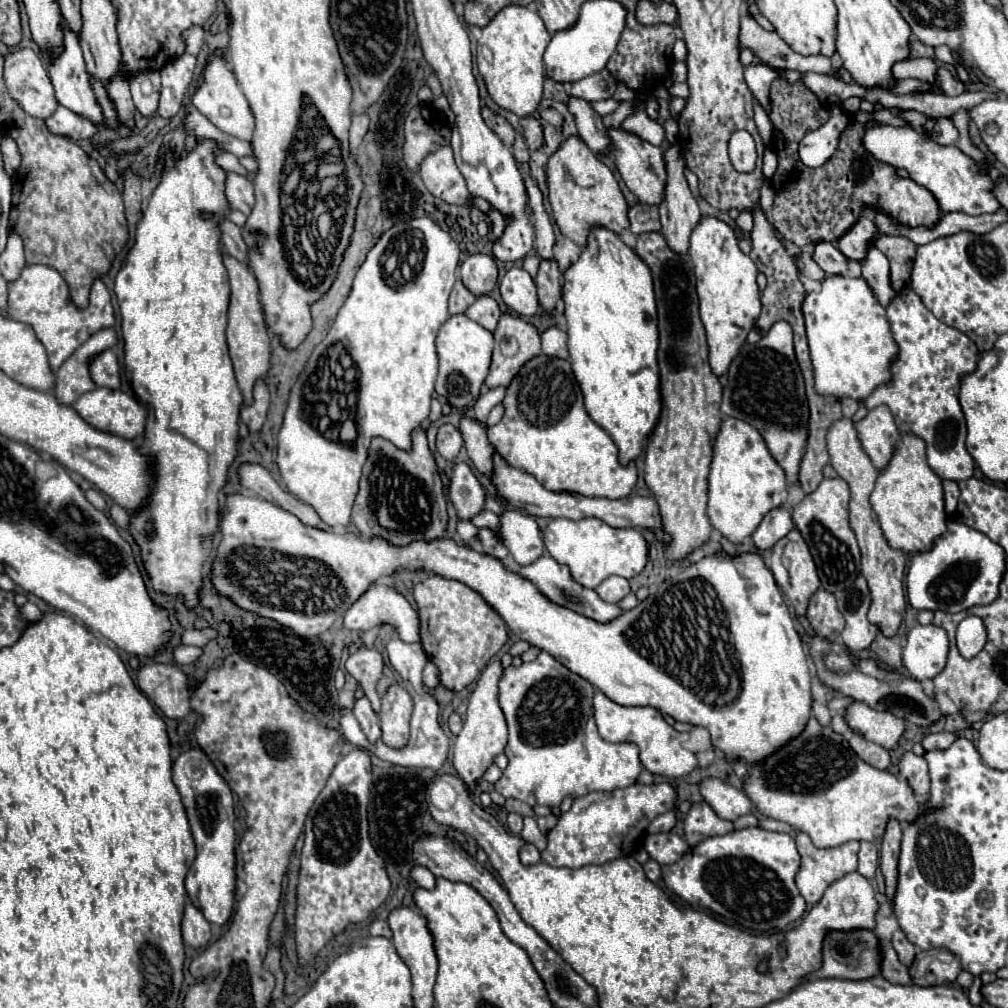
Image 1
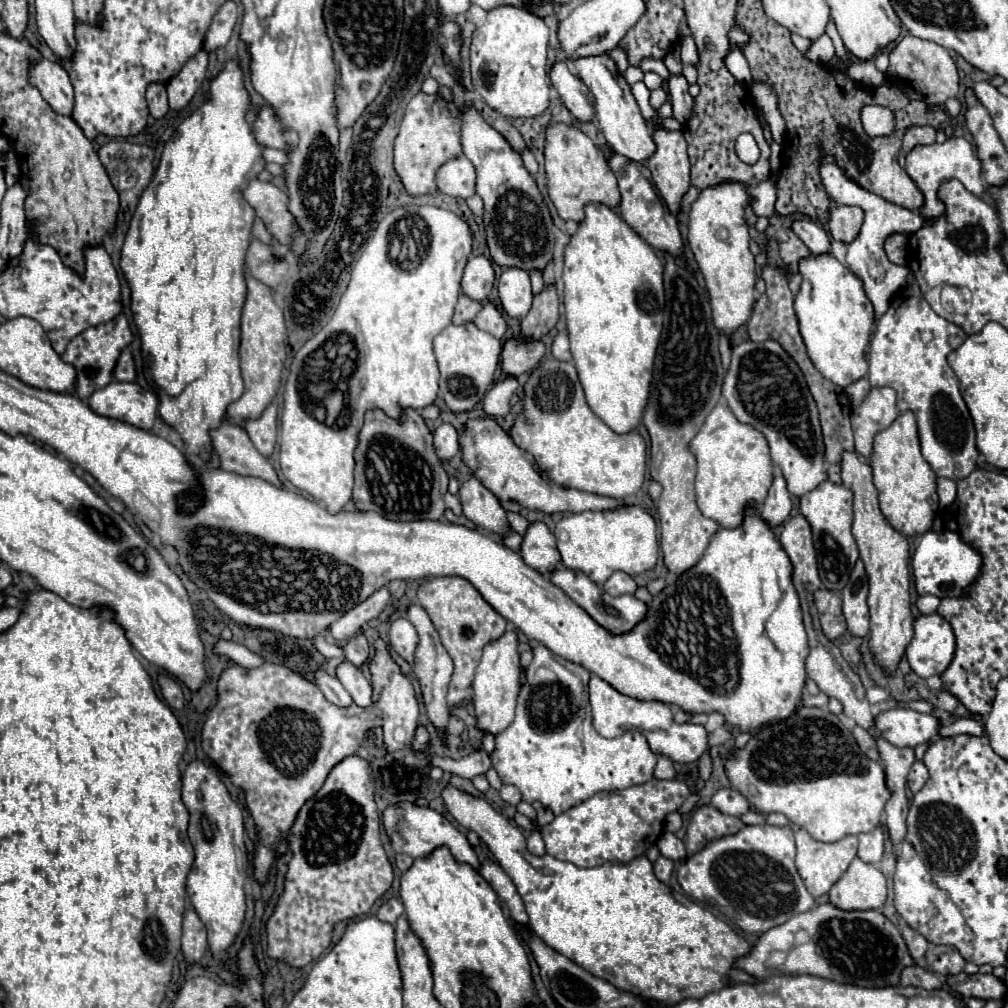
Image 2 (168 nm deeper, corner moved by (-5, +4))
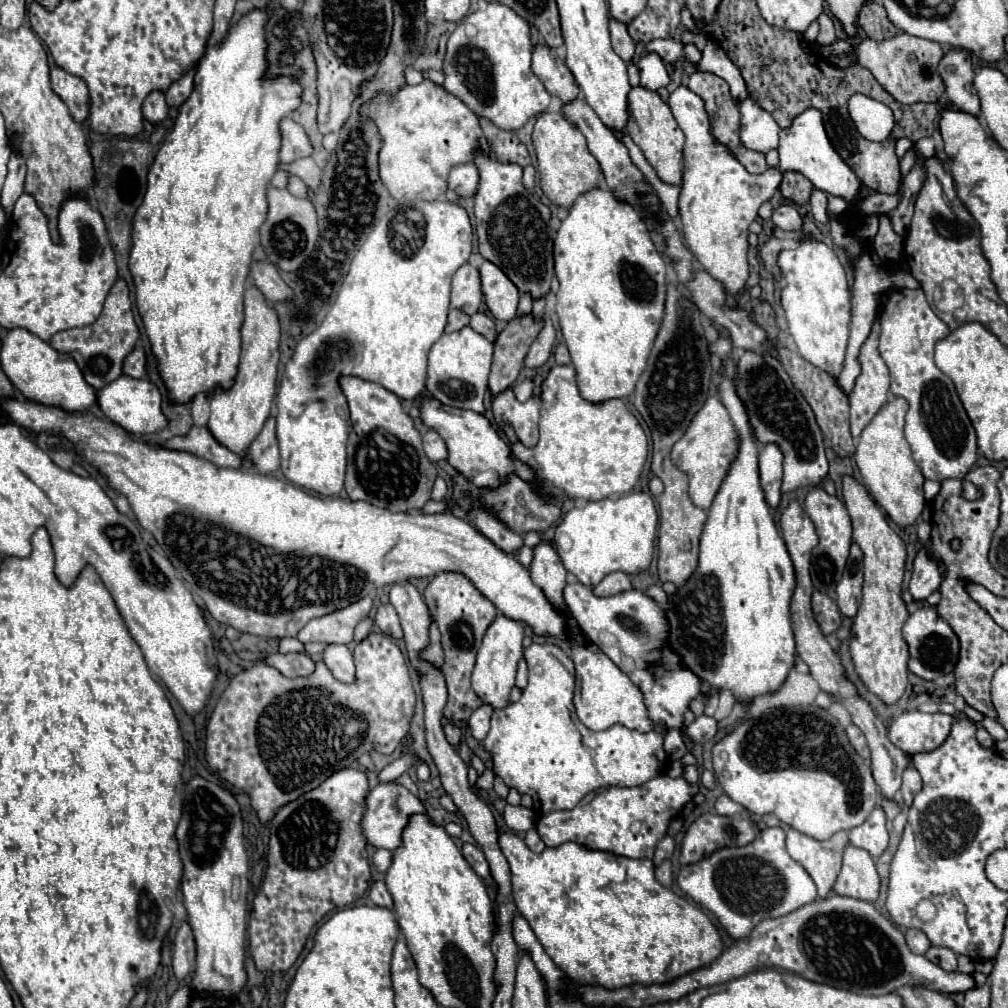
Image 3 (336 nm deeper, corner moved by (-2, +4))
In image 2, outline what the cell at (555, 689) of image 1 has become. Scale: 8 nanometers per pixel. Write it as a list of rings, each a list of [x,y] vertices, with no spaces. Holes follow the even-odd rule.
[[[538,644],[534,648],[534,660],[526,668],[526,684],[520,686],[516,718],[514,722],[496,736],[496,750],[490,756],[504,784],[516,786],[526,802],[542,802],[556,816],[568,808],[588,800],[596,792],[608,792],[608,780],[592,780],[592,760],[584,756],[584,744],[580,744],[580,724],[588,714],[588,682],[590,672],[568,660],[562,660],[546,646]]]

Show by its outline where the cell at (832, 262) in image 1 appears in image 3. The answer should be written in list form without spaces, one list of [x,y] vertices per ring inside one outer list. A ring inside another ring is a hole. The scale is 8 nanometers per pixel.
[[[781,204],[773,210],[773,216],[771,216],[773,224],[779,226],[781,230],[797,230],[801,228],[801,216],[797,212],[795,206],[791,204]]]

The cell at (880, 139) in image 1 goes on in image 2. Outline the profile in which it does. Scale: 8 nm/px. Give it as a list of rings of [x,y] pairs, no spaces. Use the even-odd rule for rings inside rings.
[[[948,138],[944,144],[928,144],[928,146],[914,146],[908,154],[906,154],[906,172],[908,176],[916,182],[916,186],[922,190],[924,194],[924,206],[922,206],[922,214],[924,216],[942,216],[946,206],[944,202],[940,200],[938,196],[938,190],[940,190],[940,184],[948,182],[948,180],[960,180],[964,184],[964,188],[968,192],[972,192],[974,196],[982,198],[986,194],[986,184],[984,180],[980,178],[980,172],[982,172],[982,162],[980,158],[974,154],[974,148],[970,146],[970,142],[966,142],[964,138]]]

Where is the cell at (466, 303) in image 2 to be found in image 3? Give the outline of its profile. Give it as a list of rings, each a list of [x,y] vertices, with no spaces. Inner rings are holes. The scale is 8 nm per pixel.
[[[453,308],[453,310],[449,310],[449,320],[447,320],[445,332],[457,332],[467,324],[469,324],[469,316],[465,316],[461,310]]]

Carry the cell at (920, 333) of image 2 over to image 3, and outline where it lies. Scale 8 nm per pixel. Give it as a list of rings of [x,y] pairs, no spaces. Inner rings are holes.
[[[895,290],[889,296],[881,316],[879,352],[891,374],[891,392],[909,402],[905,416],[905,440],[921,474],[929,480],[961,478],[977,460],[977,438],[971,420],[955,392],[949,376],[945,376],[933,362],[933,346],[951,330],[937,318],[925,300],[923,290]]]

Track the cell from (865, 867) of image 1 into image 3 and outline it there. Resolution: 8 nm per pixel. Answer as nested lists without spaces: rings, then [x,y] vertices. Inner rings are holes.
[[[875,806],[861,826],[855,826],[853,830],[849,830],[849,842],[857,848],[865,848],[875,858],[883,854],[883,850],[887,848],[889,836],[885,826],[885,812],[881,806]]]

